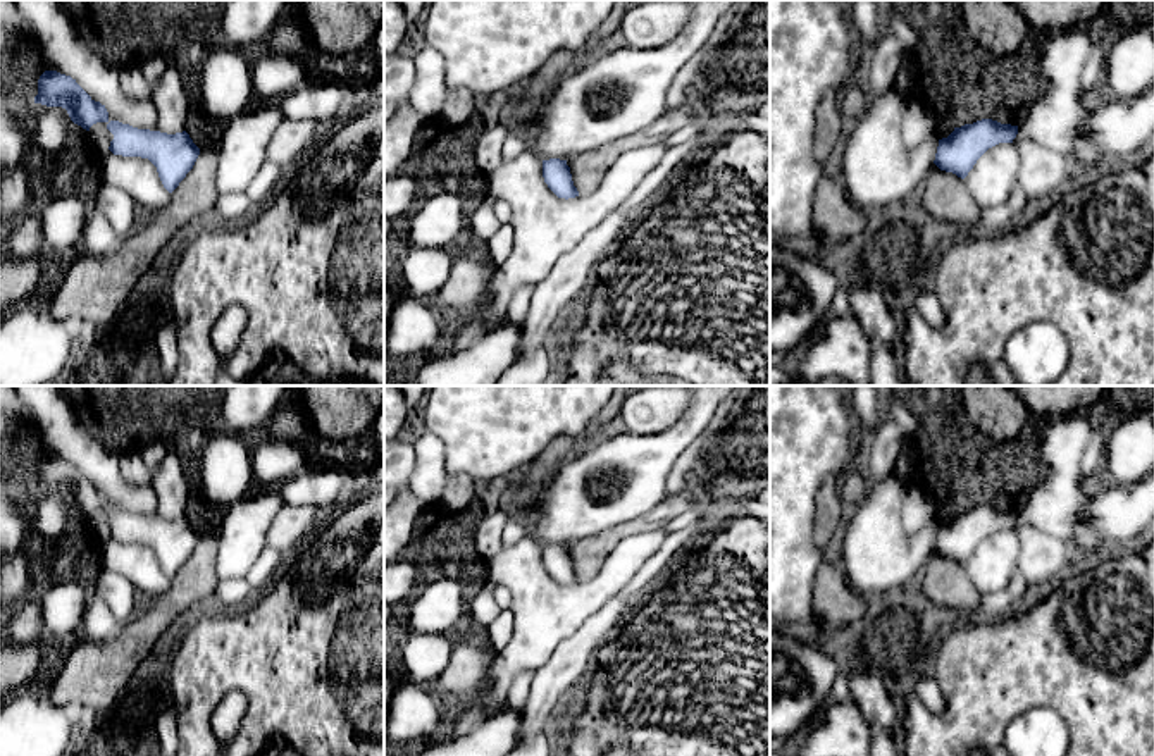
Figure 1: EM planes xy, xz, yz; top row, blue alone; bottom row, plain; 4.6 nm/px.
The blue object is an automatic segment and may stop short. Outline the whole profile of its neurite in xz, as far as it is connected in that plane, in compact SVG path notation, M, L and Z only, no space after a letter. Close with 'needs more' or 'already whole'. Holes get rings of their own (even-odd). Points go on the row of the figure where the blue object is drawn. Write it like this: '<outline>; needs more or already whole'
M560 158L543 160L543 177L548 188L558 198L568 200L568 198L579 196L579 191L574 186L570 167L567 165L567 160L560 160Z; already whole

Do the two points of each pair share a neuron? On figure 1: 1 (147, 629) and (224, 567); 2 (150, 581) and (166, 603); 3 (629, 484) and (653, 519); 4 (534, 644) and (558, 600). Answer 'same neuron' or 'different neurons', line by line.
1: different neurons
2: different neurons
3: different neurons
4: same neuron

